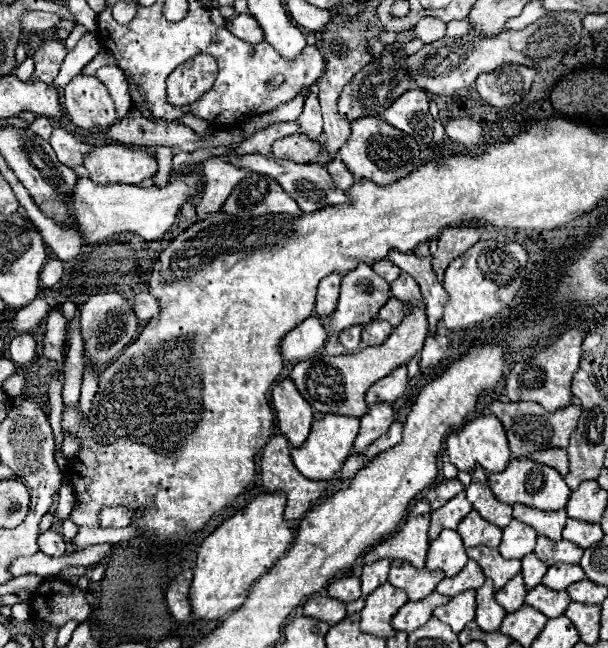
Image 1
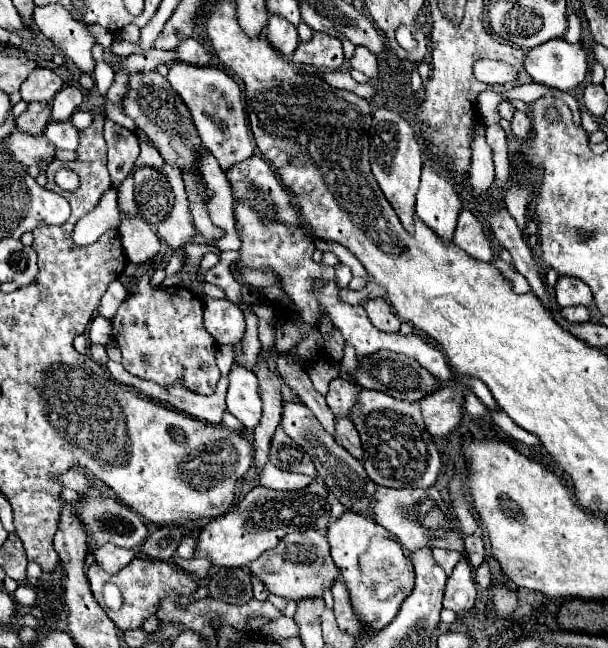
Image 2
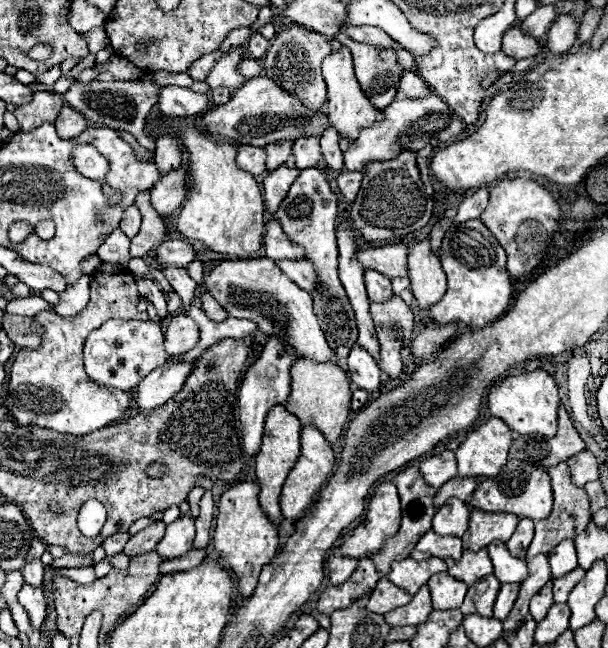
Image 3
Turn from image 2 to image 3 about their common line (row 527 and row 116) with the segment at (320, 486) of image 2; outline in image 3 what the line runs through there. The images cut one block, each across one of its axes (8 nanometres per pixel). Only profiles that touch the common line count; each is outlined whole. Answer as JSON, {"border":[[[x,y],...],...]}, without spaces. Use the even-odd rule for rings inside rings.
{"border":[[[268,76],[250,78],[224,106],[210,108],[202,118],[202,128],[214,136],[220,136],[230,144],[250,144],[250,146],[268,146],[282,140],[296,140],[302,136],[316,136],[326,130],[328,116],[322,112],[312,112],[302,106],[300,98],[280,88]]]}

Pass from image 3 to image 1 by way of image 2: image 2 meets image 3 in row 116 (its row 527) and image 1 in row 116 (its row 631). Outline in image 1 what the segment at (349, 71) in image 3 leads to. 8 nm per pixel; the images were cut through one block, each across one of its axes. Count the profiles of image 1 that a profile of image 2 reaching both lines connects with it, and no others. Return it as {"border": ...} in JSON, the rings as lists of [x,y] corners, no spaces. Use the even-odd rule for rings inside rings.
{"border":[[[380,116],[358,118],[352,122],[352,136],[340,150],[340,158],[356,178],[366,178],[376,184],[392,184],[416,170],[420,164],[420,150],[412,136],[388,126]]]}

